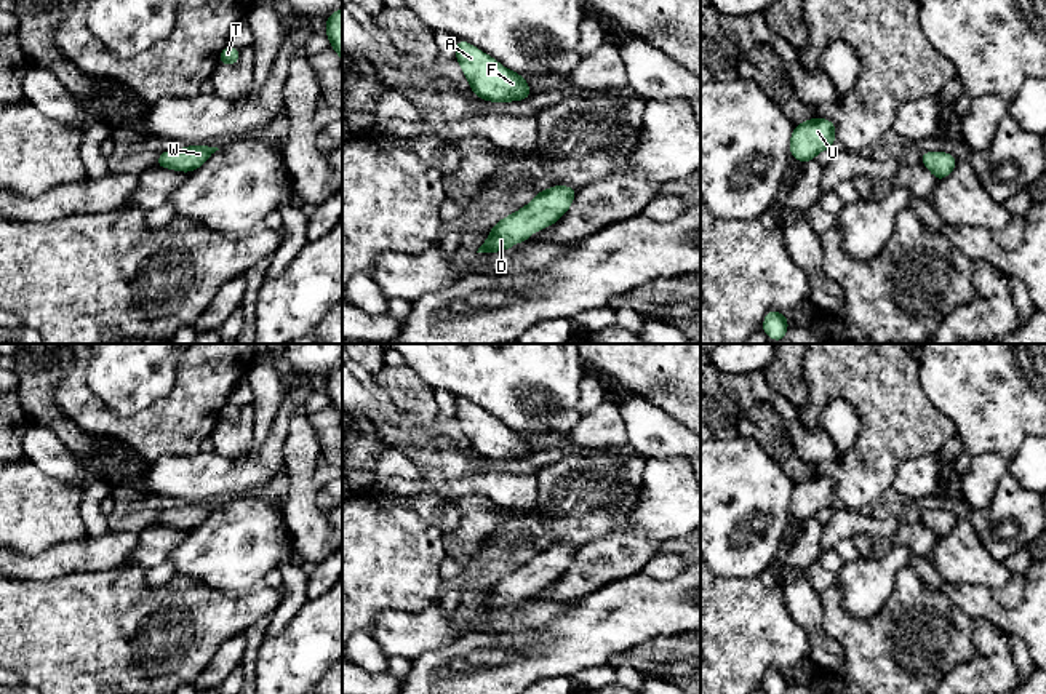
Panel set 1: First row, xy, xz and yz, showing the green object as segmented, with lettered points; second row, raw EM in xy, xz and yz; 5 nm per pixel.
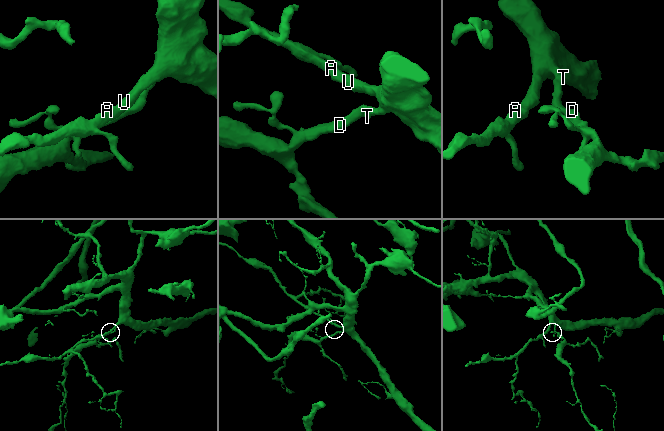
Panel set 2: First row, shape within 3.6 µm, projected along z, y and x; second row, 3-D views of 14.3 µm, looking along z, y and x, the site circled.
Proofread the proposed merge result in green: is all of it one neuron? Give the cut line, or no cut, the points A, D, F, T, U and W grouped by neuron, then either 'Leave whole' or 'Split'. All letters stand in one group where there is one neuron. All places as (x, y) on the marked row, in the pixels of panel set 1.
No split. Groups: A D F T U W. Leave whole

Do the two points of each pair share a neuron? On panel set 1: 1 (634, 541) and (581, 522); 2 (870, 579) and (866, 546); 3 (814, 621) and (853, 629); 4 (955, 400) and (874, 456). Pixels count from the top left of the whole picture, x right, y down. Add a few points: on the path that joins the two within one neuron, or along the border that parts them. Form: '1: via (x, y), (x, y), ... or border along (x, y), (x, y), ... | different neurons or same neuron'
1: border along (634, 504), (621, 528), (598, 536), (578, 549) | different neurons
2: border along (902, 546), (893, 546), (880, 557), (861, 557) | different neurons
3: border along (819, 594), (824, 632), (842, 646), (843, 654) | different neurons
4: border along (918, 378), (925, 395), (954, 422), (958, 434) | different neurons

